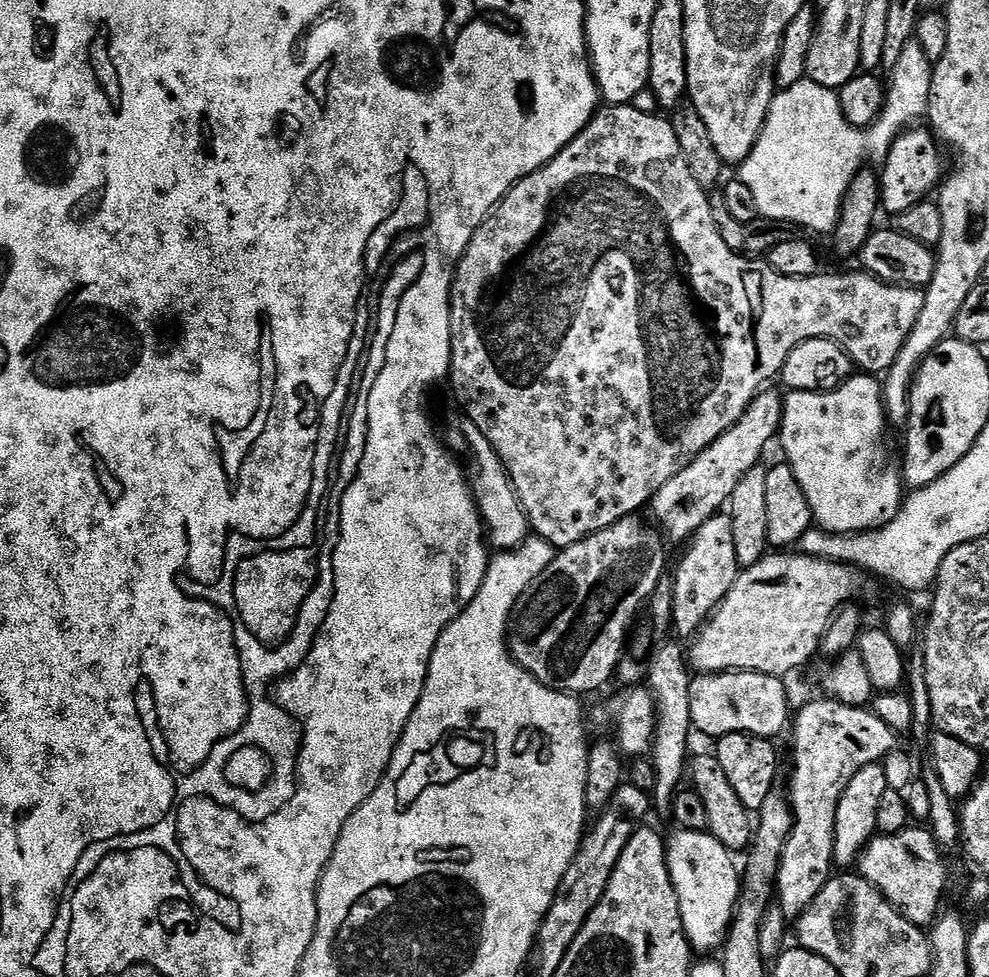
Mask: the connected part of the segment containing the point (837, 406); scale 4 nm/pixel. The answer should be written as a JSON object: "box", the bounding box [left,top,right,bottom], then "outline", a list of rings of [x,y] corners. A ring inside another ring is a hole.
{"box":[778,374,906,536],"outline":[[[854,374],[841,388],[832,392],[788,392],[784,396],[784,417],[780,423],[778,444],[784,447],[783,459],[794,470],[794,478],[798,478],[798,486],[802,486],[802,494],[806,494],[806,502],[810,502],[810,510],[815,527],[824,532],[833,532],[839,536],[851,536],[854,532],[874,532],[877,528],[886,526],[898,514],[904,504],[906,485],[902,479],[899,467],[888,464],[888,452],[884,449],[884,428],[886,417],[884,415],[884,393],[882,384],[875,375]]]}

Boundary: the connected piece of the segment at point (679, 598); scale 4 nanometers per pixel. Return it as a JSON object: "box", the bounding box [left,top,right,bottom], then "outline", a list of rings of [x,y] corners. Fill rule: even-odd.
{"box":[671,514,742,642],"outline":[[[727,514],[709,518],[685,548],[688,549],[676,568],[676,580],[671,581],[672,628],[681,636],[677,636],[681,641],[688,642],[708,623],[726,594],[730,594],[742,569],[738,558],[734,558],[734,526],[731,516]]]}

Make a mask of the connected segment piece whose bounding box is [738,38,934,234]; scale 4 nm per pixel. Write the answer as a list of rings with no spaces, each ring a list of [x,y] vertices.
[[[914,38],[908,43],[906,50],[902,50],[898,62],[890,70],[892,81],[889,79],[886,84],[884,113],[875,124],[865,129],[855,128],[850,126],[850,122],[846,122],[839,95],[831,88],[818,86],[818,82],[805,78],[794,86],[779,89],[772,99],[768,117],[754,150],[750,150],[748,157],[738,165],[738,179],[750,186],[754,199],[758,201],[761,217],[768,222],[781,220],[800,230],[809,228],[812,232],[835,233],[844,196],[848,193],[852,179],[865,167],[867,160],[864,159],[873,156],[876,162],[883,162],[895,140],[927,117],[933,71],[934,62],[926,58],[922,46]]]

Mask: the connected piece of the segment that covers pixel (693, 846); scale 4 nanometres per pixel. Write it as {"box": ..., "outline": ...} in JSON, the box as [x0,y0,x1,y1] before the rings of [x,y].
{"box":[666,830,742,954],"outline":[[[683,830],[673,831],[673,836],[670,835],[666,840],[666,847],[668,850],[668,873],[672,879],[672,885],[676,891],[676,897],[678,898],[678,910],[680,911],[680,917],[682,918],[682,926],[684,927],[684,933],[688,939],[689,944],[693,949],[700,954],[712,954],[712,952],[721,947],[724,941],[728,939],[728,930],[732,926],[732,917],[736,914],[736,904],[740,901],[740,894],[742,891],[742,876],[738,871],[738,864],[735,864],[733,853],[729,852],[726,846],[722,846],[722,842],[718,842],[718,838],[714,838],[711,832],[686,832]]]}

